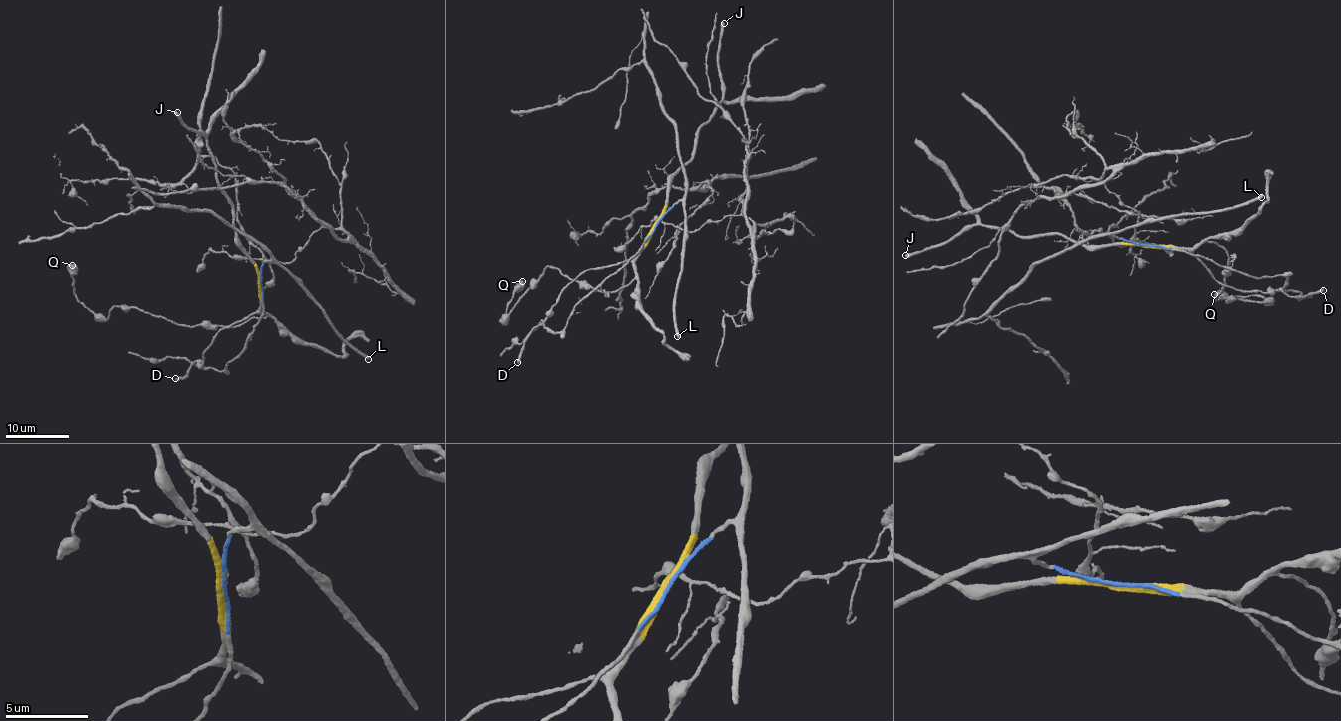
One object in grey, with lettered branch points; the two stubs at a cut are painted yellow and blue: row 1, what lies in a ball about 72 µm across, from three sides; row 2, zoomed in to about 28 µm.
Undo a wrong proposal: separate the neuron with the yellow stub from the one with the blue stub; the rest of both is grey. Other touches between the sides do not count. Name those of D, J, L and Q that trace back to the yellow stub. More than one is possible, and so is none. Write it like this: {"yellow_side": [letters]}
{"yellow_side": ["D", "J", "Q"]}

